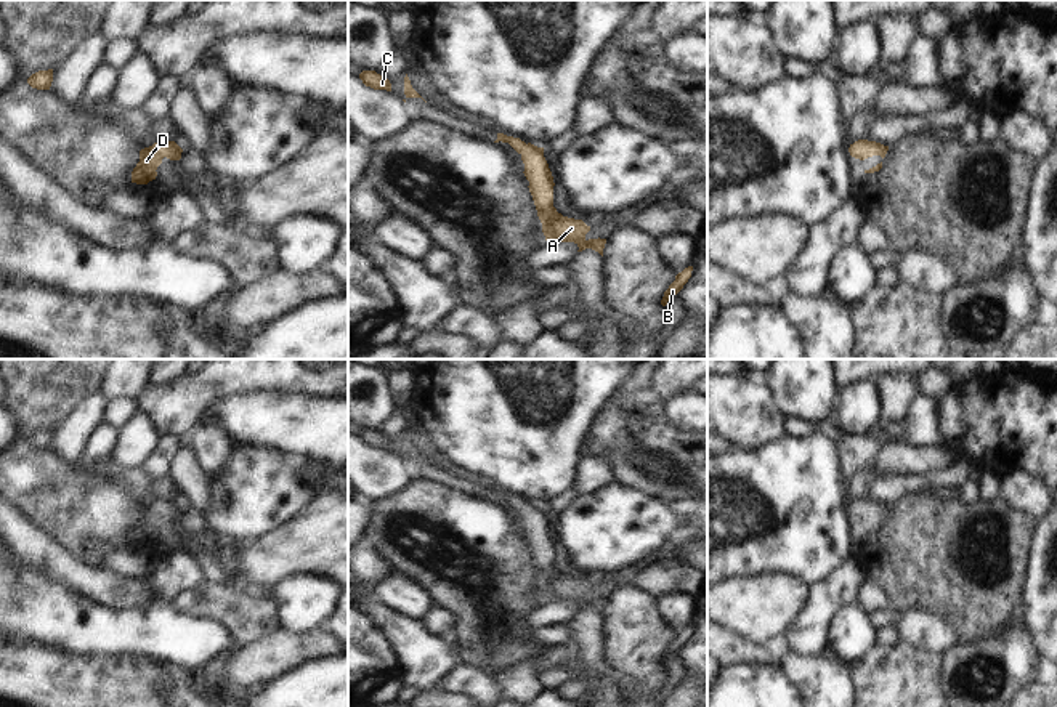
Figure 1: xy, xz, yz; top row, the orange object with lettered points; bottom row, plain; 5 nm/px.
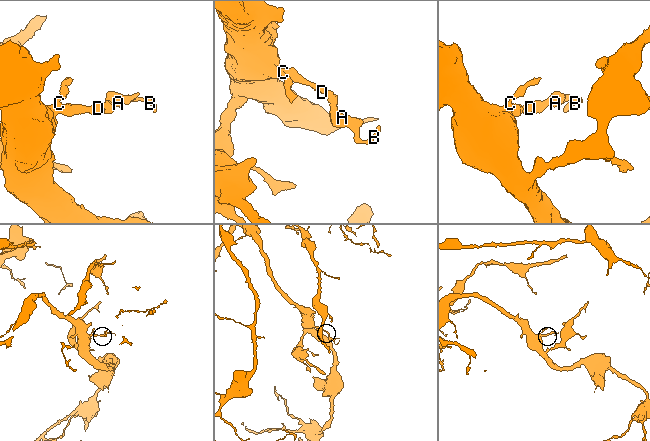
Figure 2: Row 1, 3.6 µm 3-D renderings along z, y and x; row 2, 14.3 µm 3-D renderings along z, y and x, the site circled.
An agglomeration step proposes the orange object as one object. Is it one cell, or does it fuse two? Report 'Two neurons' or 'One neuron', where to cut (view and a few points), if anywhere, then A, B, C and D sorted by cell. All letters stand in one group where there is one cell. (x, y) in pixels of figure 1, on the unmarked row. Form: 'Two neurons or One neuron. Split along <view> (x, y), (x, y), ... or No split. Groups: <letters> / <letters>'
One neuron. No split. Groups: A B C D

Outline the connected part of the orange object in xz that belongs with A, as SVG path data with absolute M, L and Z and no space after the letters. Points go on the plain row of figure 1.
M497 492L494 502L508 502L520 515L524 523L524 535L529 540L529 551L533 555L537 576L542 582L542 592L545 600L555 601L574 601L579 609L592 608L603 616L603 608L606 598L585 598L585 593L590 590L582 579L574 579L563 576L553 566L553 535L549 527L549 523L544 516L544 507L537 507L531 502L524 502L520 497L507 495Z

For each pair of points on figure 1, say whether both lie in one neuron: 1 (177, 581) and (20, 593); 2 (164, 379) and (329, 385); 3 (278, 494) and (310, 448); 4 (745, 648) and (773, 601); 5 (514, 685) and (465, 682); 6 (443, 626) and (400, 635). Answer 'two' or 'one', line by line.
1: two
2: two
3: two
4: two
5: two
6: two

